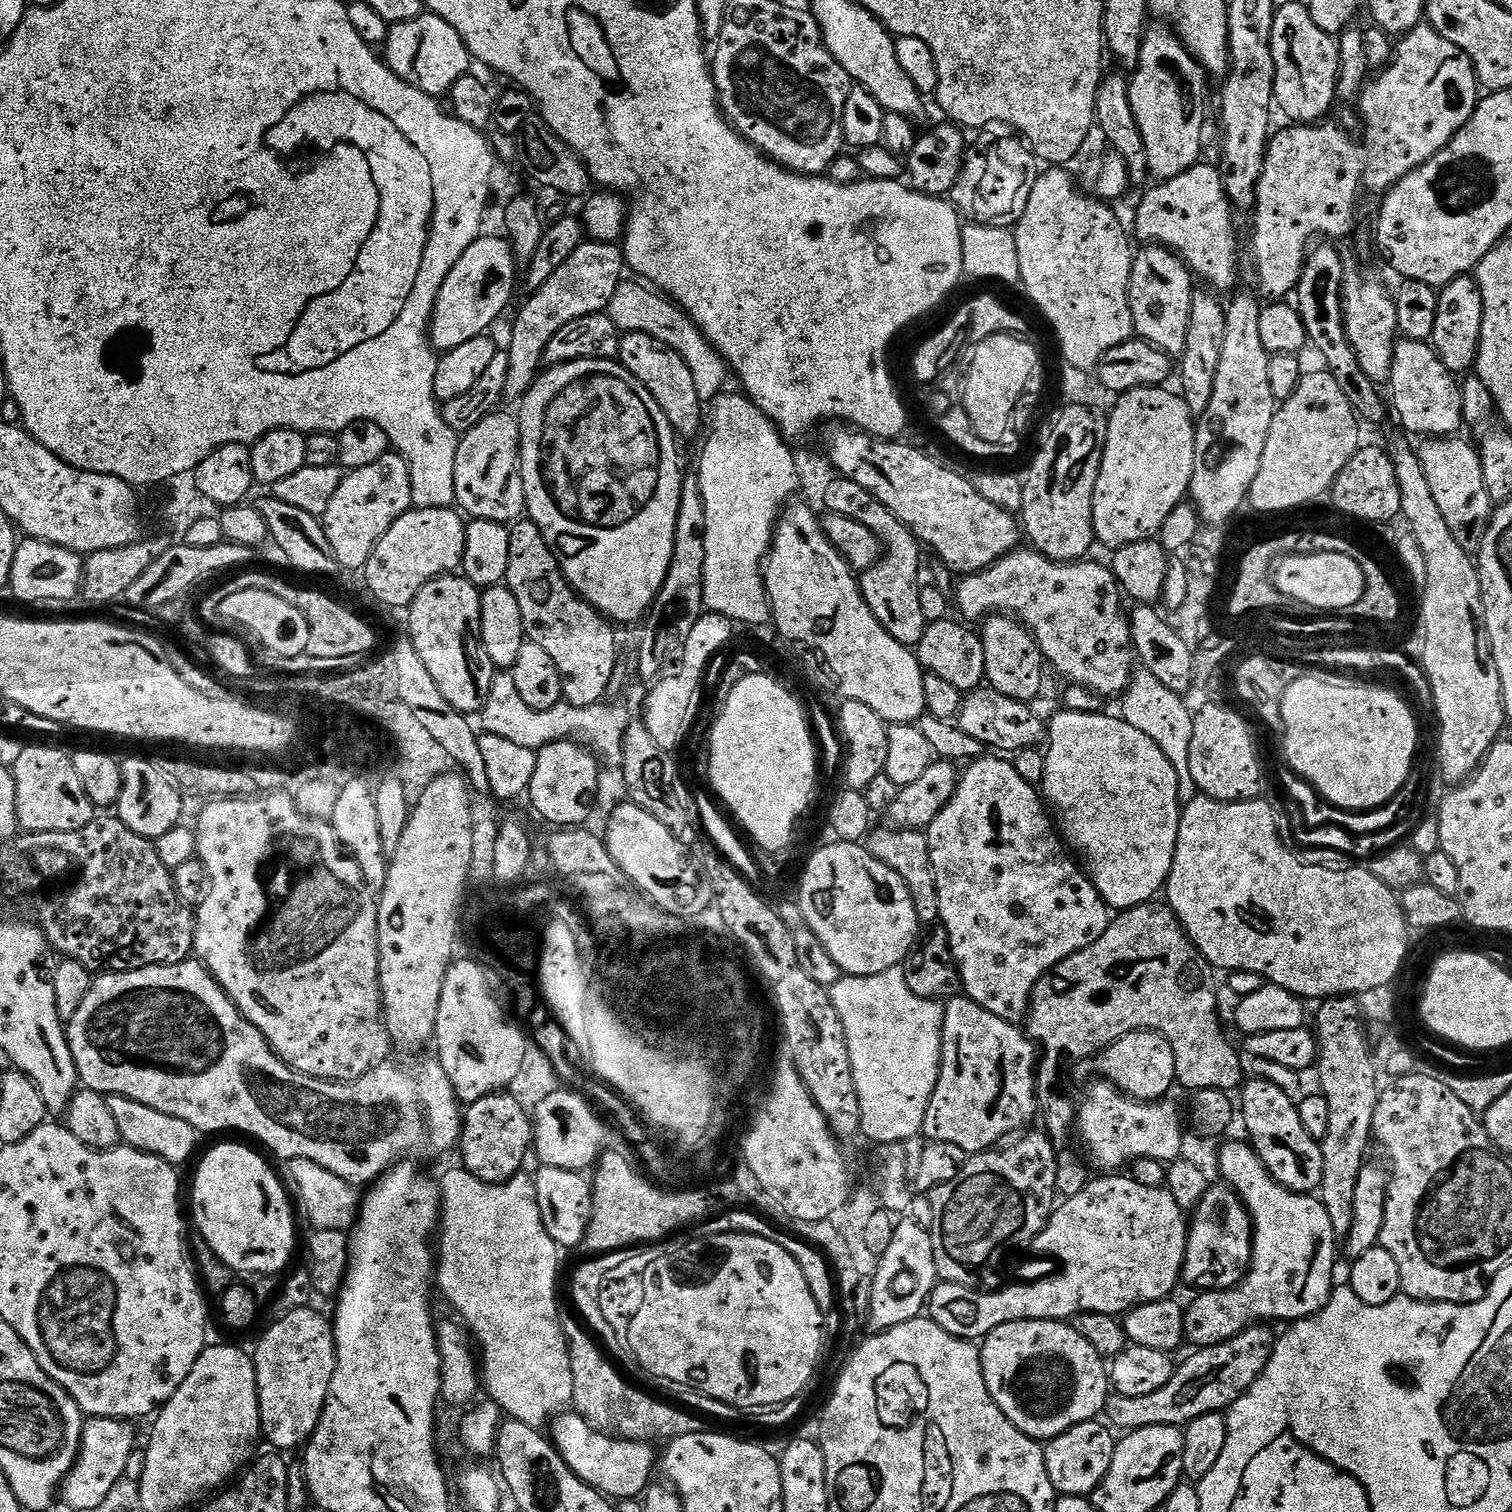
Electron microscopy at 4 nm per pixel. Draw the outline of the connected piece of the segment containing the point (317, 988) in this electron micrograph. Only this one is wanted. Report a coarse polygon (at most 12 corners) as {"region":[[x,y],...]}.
{"region":[[284,792],[194,824],[195,955],[291,1068],[385,1059],[377,893]]}

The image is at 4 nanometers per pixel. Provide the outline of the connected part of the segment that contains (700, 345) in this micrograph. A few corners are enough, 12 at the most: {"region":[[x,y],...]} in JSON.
{"region":[[621,280],[606,315],[621,334],[650,334],[694,374],[701,402],[730,369],[679,304]]}

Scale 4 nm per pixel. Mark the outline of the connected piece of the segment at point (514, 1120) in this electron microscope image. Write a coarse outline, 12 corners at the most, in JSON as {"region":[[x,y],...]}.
{"region":[[507,1091],[462,1112],[459,1163],[505,1184],[521,1175],[534,1120]]}

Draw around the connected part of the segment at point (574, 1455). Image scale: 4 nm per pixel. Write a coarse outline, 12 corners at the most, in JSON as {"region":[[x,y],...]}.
{"region":[[575,1410],[550,1439],[594,1490],[613,1501],[643,1497],[658,1452],[618,1440]]}

